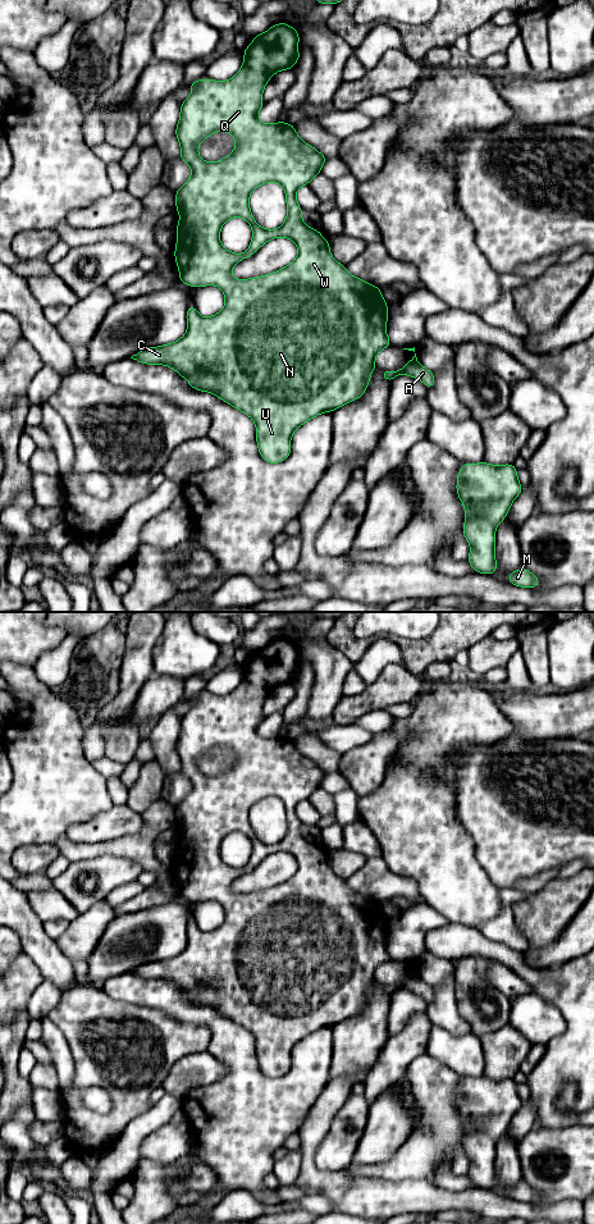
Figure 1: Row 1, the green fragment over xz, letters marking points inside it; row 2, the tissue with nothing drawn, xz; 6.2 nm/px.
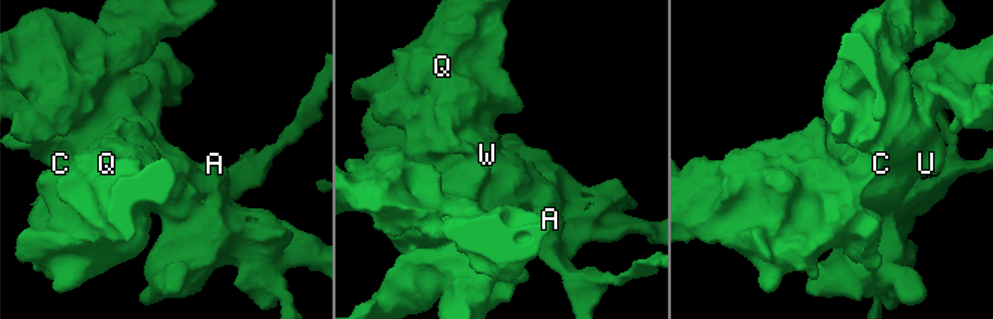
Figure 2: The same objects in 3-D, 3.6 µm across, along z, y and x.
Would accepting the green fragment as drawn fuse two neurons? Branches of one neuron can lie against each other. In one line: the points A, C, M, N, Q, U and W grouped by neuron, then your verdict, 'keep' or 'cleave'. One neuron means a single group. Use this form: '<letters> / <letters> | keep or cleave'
A C M N Q U W | keep

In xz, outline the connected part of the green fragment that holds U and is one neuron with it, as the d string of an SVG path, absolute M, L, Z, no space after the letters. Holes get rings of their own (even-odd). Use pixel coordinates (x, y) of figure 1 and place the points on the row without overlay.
M284 636L271 640L266 647L253 650L252 658L243 666L245 675L241 684L230 694L202 693L189 698L192 708L181 720L175 750L181 759L179 772L189 780L192 790L174 808L175 823L179 827L174 874L181 896L193 903L219 901L224 908L225 919L218 928L202 932L192 918L186 928L187 946L181 954L142 964L131 972L141 978L172 982L193 1004L213 1008L248 1029L256 1041L259 1068L269 1078L279 1078L289 1072L291 1052L298 1041L320 1028L332 1027L362 1011L371 987L376 983L376 969L393 960L385 945L389 927L380 901L349 889L346 880L333 873L329 854L323 853L320 845L302 836L302 823L296 814L296 807L320 789L328 772L303 757L293 739L285 736L265 739L259 734L259 726L265 718L262 705L266 698L277 686L292 684L300 675L298 657L296 643ZM215 746L230 748L236 762L224 773L209 777L200 772L198 761ZM269 796L279 798L285 804L288 826L278 844L260 841L250 825L251 807ZM234 831L245 833L252 842L250 862L243 868L233 868L220 858L223 839ZM277 851L289 853L296 858L298 868L291 878L264 891L233 892L232 885L237 877L251 872L268 855Z

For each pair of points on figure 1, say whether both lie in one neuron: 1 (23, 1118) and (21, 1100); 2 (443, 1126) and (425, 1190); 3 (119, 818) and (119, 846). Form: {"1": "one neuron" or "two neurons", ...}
{"1": "two neurons", "2": "two neurons", "3": "two neurons"}

